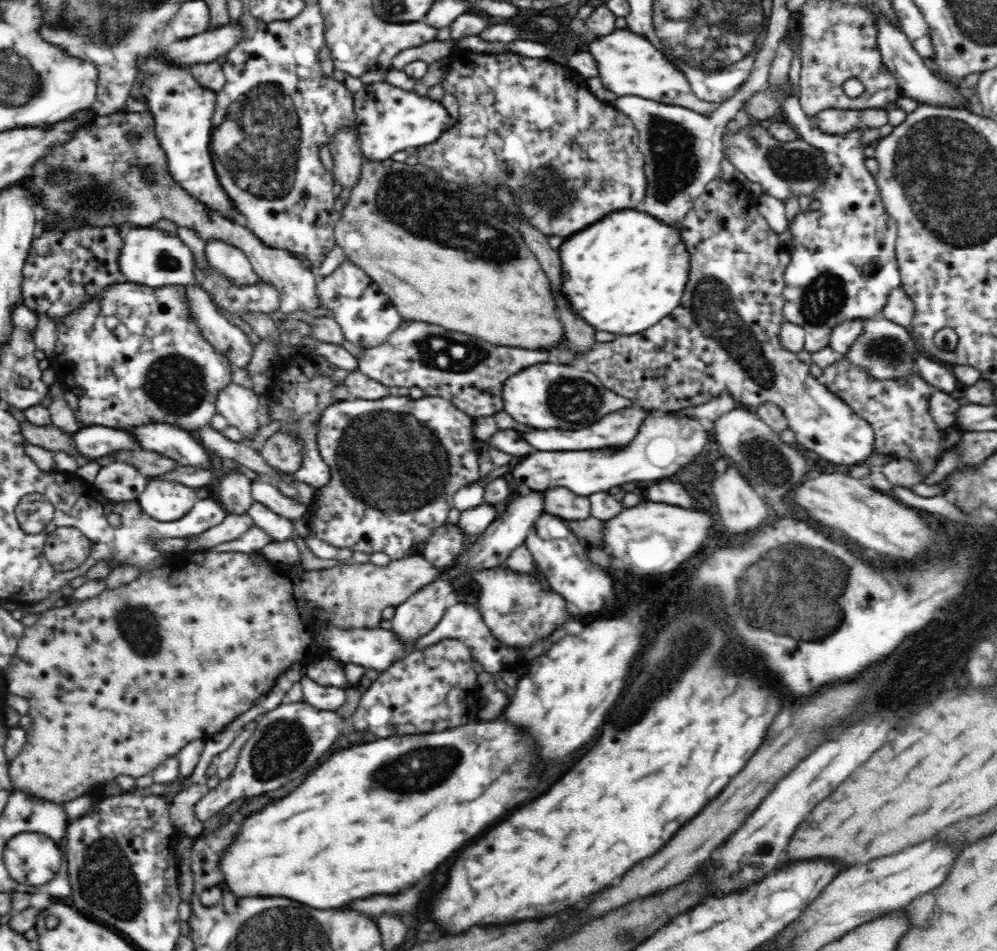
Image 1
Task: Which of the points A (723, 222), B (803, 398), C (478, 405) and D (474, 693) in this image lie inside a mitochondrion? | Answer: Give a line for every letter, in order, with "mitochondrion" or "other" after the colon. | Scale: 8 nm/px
A: other
B: other
C: other
D: other

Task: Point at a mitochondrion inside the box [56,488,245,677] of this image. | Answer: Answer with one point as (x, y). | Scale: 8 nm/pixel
(138, 625)

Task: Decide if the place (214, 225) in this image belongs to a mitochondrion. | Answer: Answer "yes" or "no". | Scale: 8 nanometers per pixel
yes

